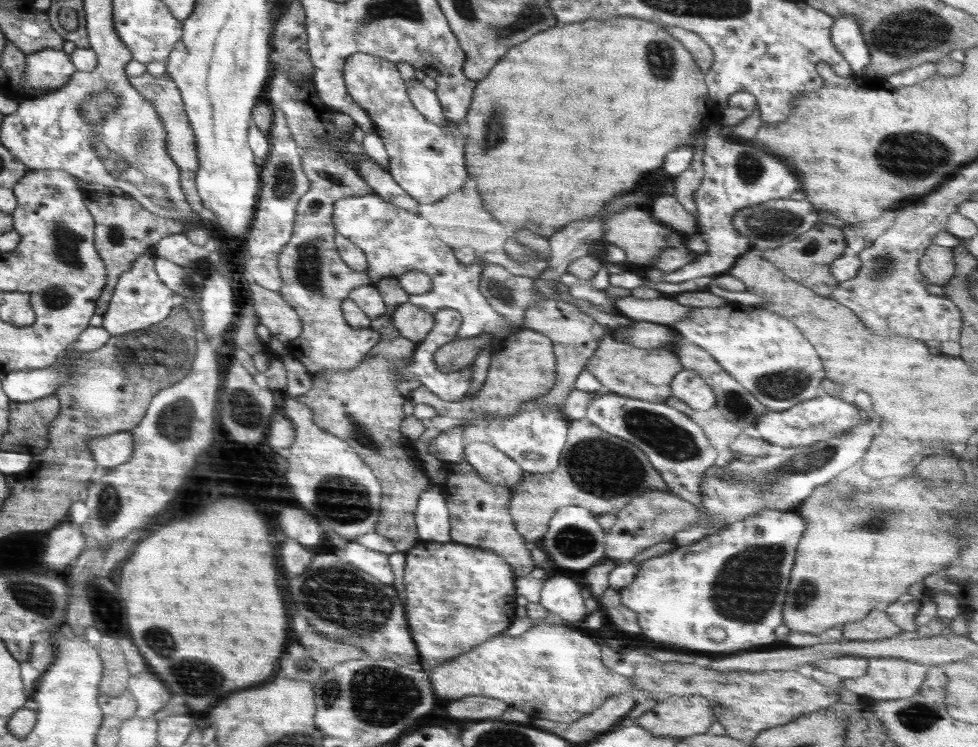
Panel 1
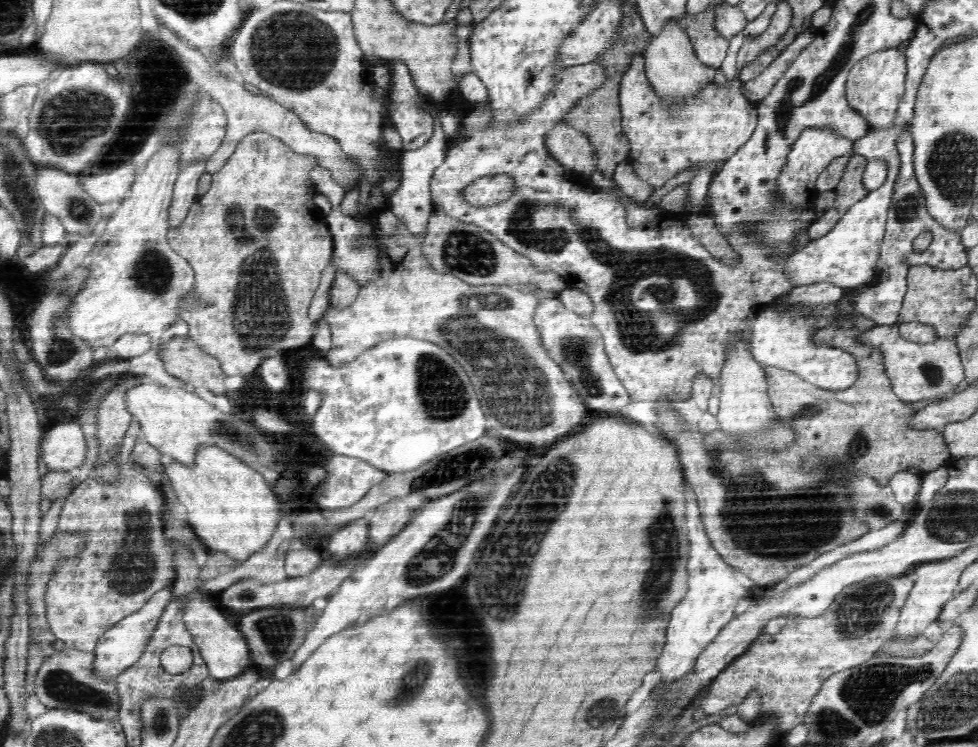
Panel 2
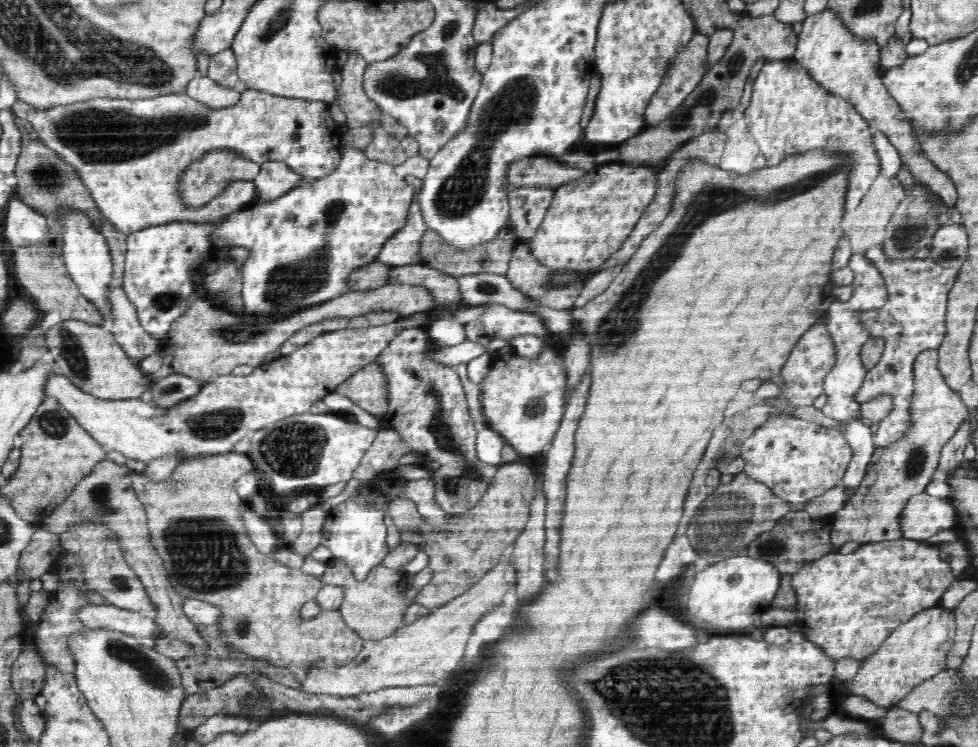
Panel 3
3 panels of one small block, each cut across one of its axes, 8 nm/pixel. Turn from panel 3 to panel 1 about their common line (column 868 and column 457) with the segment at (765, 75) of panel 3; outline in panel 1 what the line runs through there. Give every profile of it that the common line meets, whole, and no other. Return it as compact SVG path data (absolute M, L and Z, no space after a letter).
M358 53L346 60L343 77L353 101L368 113L375 124L375 132L384 143L389 156L389 173L408 196L419 203L436 203L438 200L444 200L446 196L450 196L452 192L456 192L460 186L464 186L466 166L464 166L464 143L462 143L459 125L445 116L443 116L445 124L434 124L431 120L426 120L426 117L422 116L422 113L418 112L418 109L412 104L398 66L388 60L382 60L378 56Z

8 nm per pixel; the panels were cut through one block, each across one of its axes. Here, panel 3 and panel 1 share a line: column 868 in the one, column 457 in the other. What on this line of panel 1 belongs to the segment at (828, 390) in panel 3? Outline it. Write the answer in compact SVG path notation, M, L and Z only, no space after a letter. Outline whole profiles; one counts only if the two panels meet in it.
M377 193L341 199L334 204L334 228L339 235L345 236L364 251L369 264L366 274L372 283L375 284L386 277L402 276L409 270L426 273L433 282L431 291L418 295L409 294L409 303L432 315L440 309L451 309L453 313L457 313L462 321L455 339L473 337L481 332L503 332L510 326L510 323L507 323L507 320L503 319L503 316L499 315L481 295L479 280L482 267L486 263L499 264L513 275L533 279L547 267L547 259L544 258L518 264L503 248L487 252L470 265L460 264L454 256L452 247L436 234L434 227L420 214L412 214L405 208L384 200Z

